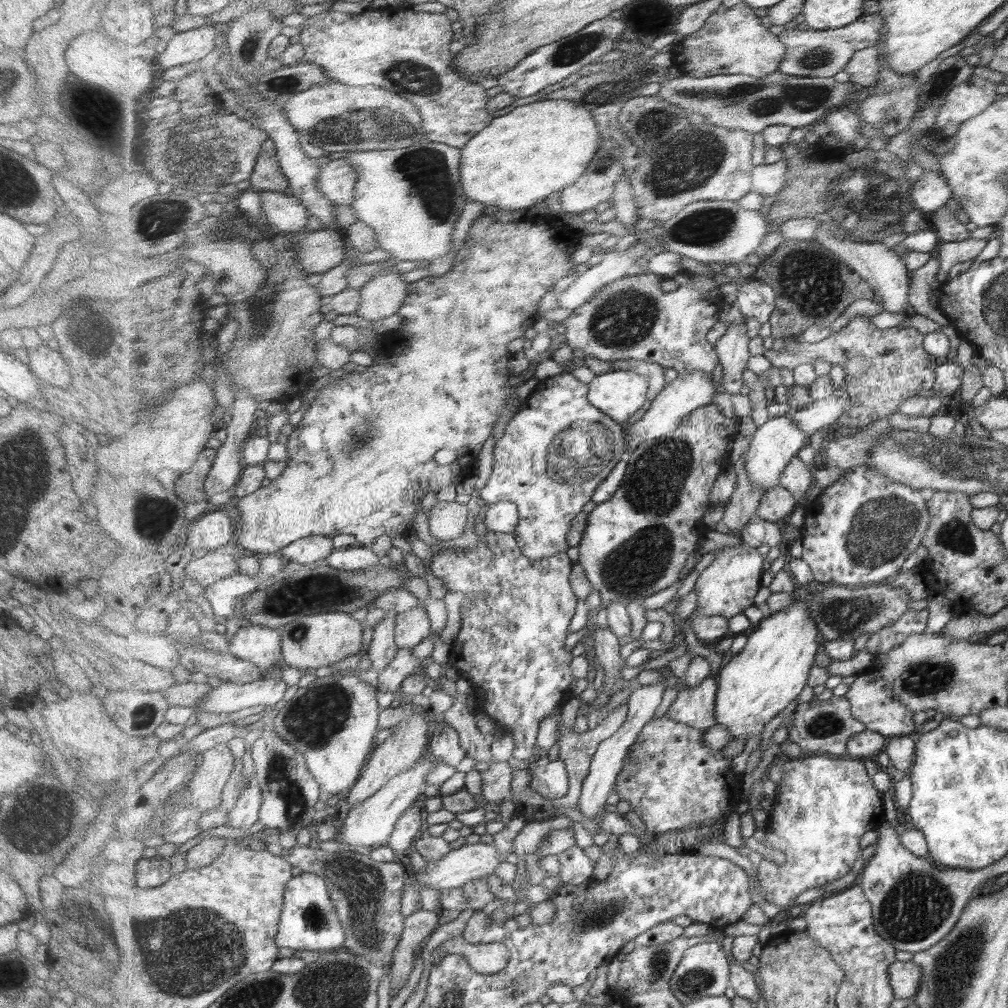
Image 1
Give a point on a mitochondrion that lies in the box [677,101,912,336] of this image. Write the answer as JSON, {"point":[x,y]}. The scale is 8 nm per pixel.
{"point":[869,204]}

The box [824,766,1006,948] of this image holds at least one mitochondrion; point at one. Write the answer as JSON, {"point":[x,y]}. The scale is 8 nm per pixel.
{"point":[915,907]}

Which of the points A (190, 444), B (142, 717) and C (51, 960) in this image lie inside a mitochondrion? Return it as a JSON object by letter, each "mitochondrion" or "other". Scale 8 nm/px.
{"A":"other","B":"mitochondrion","C":"other"}

